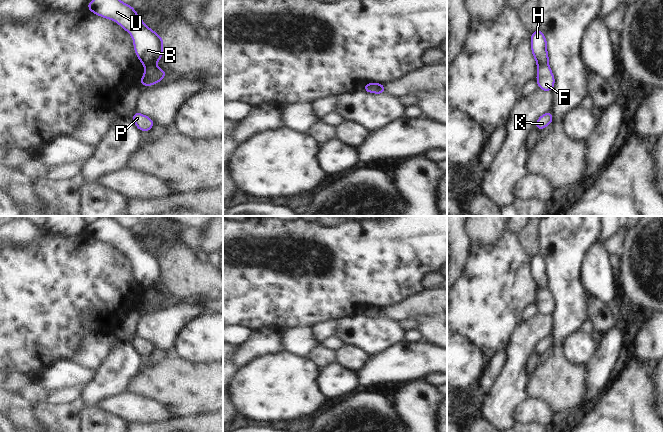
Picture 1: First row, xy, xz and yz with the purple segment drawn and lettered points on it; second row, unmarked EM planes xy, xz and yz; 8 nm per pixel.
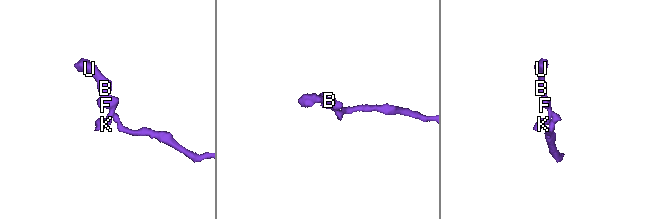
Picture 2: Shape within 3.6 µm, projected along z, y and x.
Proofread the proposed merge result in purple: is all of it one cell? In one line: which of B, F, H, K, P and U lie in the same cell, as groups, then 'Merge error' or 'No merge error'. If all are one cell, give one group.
Groups: B H U / F K P. Merge error

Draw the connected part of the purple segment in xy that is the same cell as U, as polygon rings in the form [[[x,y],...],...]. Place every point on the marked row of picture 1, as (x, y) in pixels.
[[[92,0],[87,9],[96,15],[118,23],[133,38],[134,50],[143,66],[148,67],[163,56],[163,38],[151,30],[132,5],[121,0]]]

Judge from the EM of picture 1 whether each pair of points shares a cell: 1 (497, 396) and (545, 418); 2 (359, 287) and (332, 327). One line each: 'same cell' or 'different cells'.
1: different cells
2: different cells

